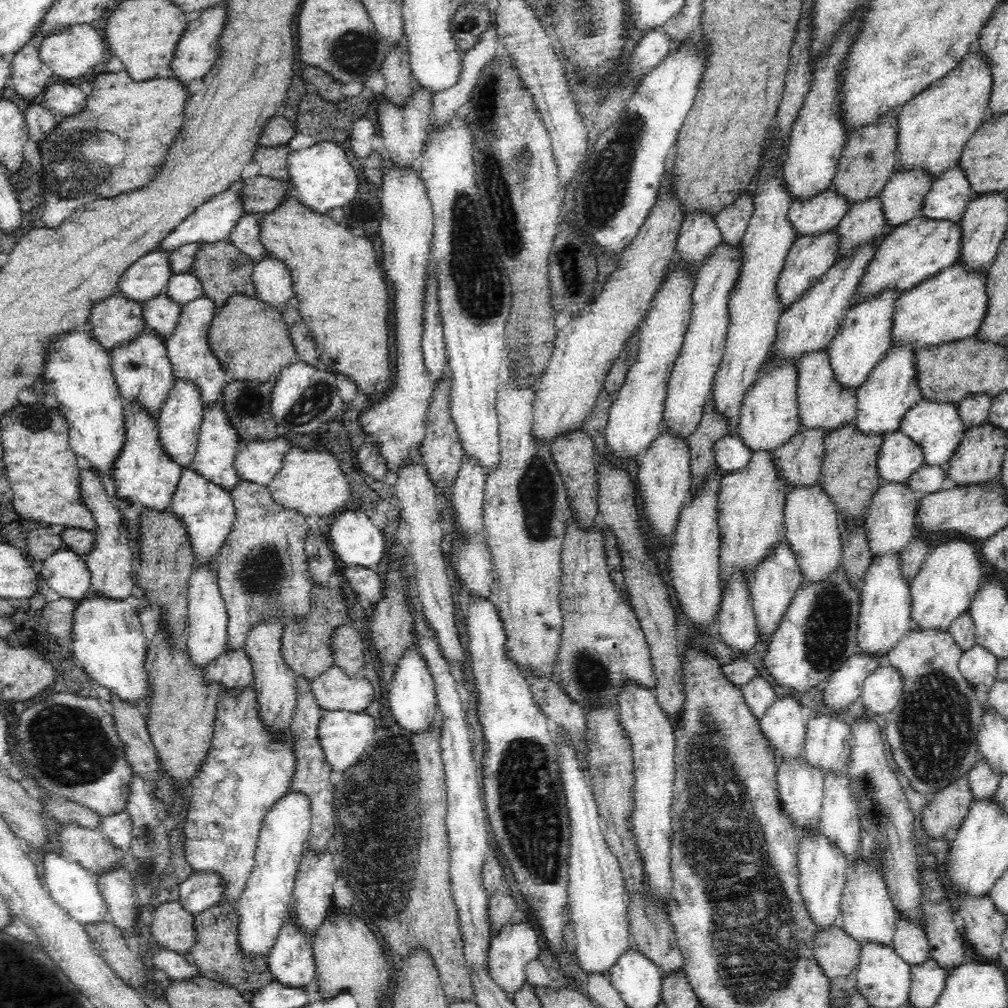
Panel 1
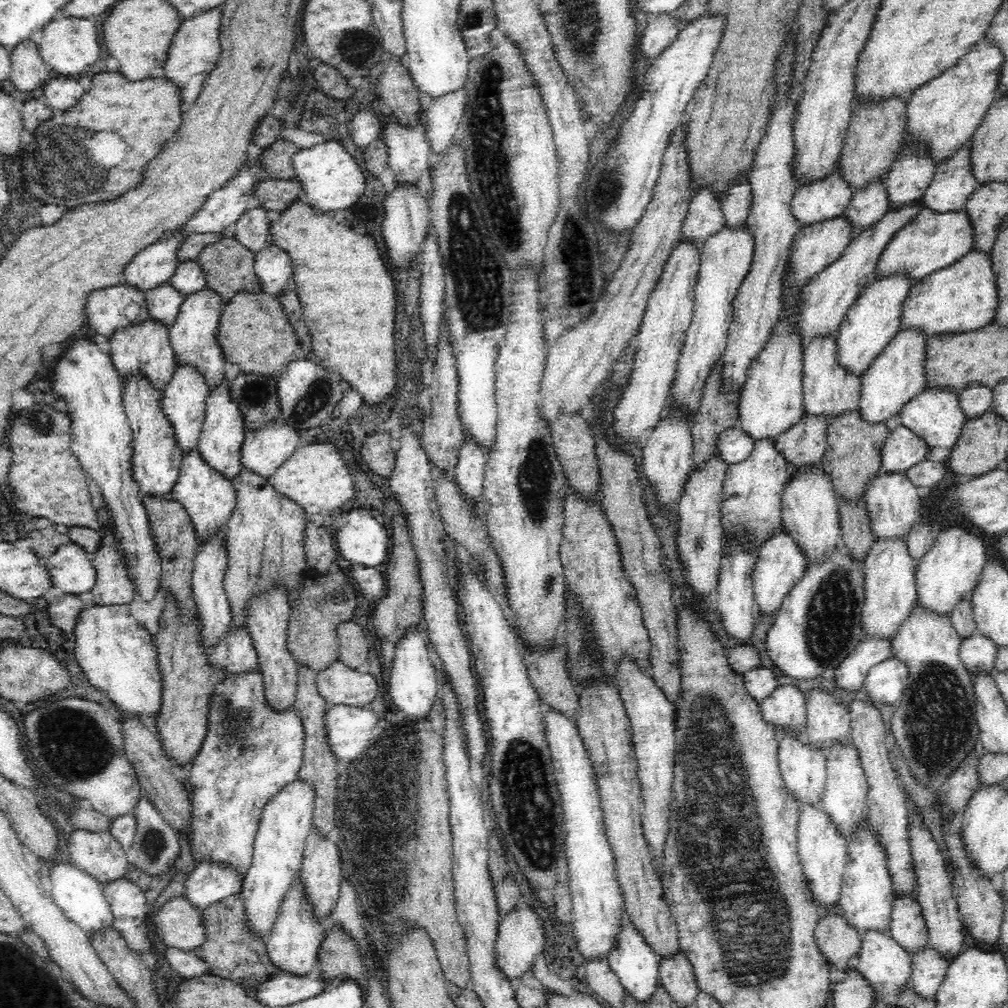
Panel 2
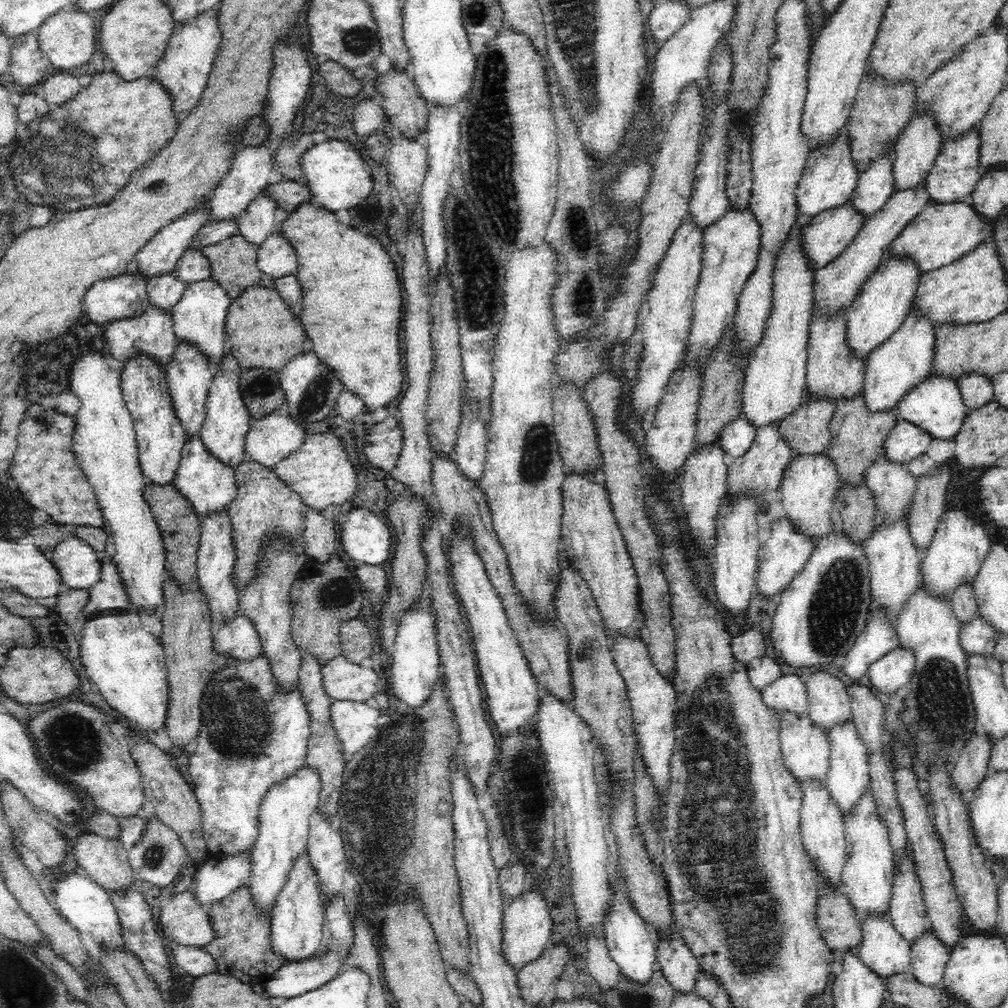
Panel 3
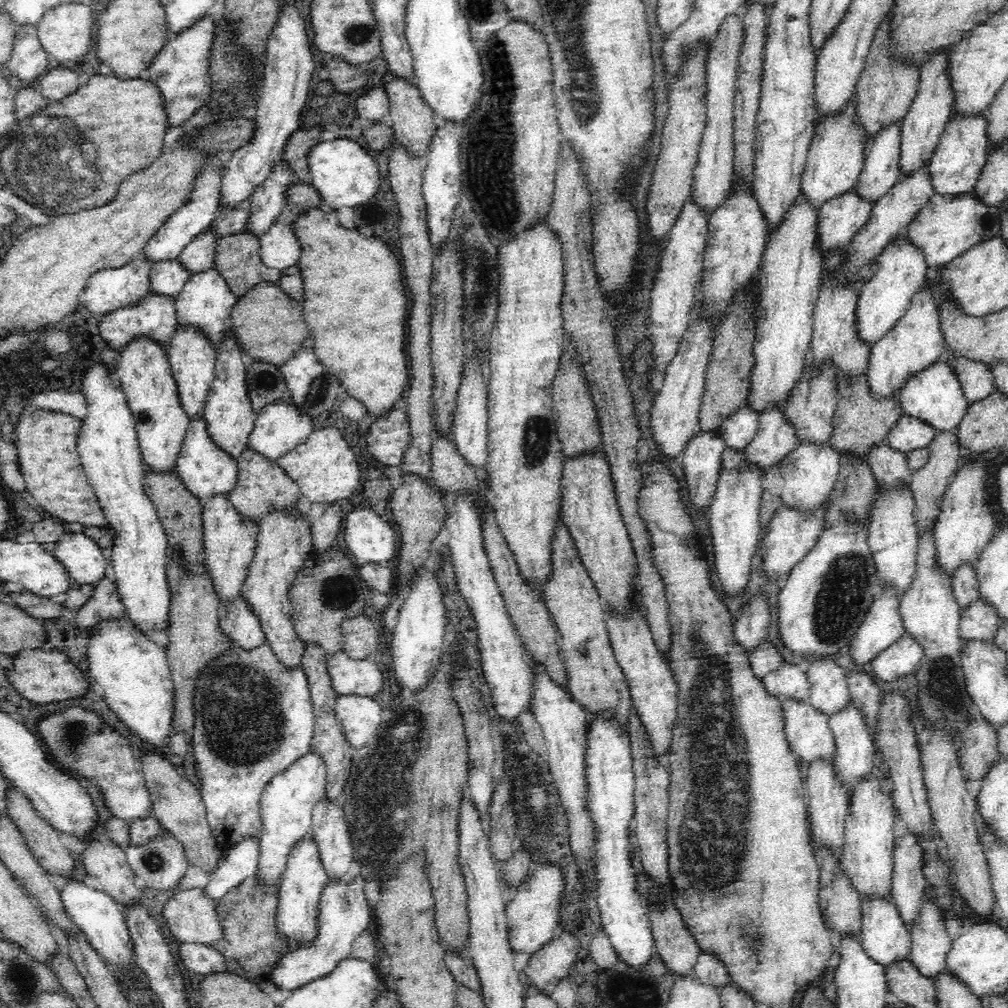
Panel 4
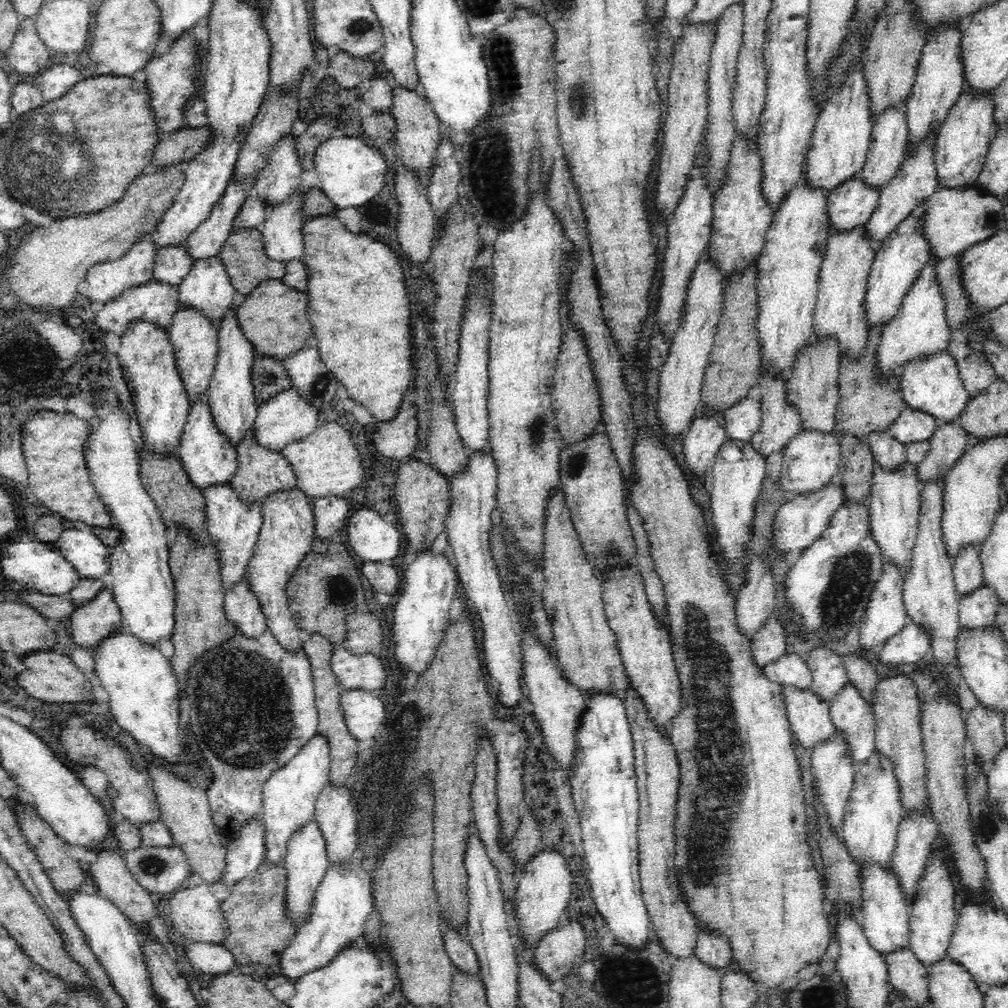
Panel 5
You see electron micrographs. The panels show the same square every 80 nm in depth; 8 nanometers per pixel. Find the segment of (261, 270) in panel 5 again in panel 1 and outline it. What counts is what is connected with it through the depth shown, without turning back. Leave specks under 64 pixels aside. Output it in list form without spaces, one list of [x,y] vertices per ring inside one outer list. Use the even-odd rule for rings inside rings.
[[[226,238],[221,241],[204,243],[202,248],[196,252],[196,260],[194,260],[191,270],[195,272],[202,282],[203,295],[210,296],[217,307],[222,308],[228,298],[233,295],[255,296],[257,294],[256,286],[252,279],[254,266],[252,257],[242,253],[234,243]]]

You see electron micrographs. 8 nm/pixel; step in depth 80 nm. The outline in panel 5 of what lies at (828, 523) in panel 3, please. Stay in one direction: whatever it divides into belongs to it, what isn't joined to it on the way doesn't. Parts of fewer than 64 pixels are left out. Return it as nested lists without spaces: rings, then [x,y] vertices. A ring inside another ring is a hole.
[[[801,427],[799,431],[796,431],[796,434],[793,434],[783,449],[779,482],[784,492],[788,494],[788,497],[791,497],[794,494],[813,491],[827,483],[832,476],[839,472],[841,454],[840,443],[834,430],[828,432]]]

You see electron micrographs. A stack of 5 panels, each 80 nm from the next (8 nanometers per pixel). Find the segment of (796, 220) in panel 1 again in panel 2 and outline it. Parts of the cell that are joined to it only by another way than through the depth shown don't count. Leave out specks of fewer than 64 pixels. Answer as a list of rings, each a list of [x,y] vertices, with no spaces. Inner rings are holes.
[[[836,162],[823,177],[814,177],[800,184],[791,202],[792,213],[804,225],[842,215],[853,194],[852,183]]]

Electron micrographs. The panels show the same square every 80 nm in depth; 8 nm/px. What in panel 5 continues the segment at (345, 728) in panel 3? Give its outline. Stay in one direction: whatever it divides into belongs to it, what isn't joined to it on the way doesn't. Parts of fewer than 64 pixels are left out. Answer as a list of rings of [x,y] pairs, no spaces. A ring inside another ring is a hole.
[[[343,689],[340,696],[340,705],[344,711],[344,720],[347,722],[350,733],[359,741],[372,740],[377,737],[386,718],[386,706],[378,698],[377,690]]]

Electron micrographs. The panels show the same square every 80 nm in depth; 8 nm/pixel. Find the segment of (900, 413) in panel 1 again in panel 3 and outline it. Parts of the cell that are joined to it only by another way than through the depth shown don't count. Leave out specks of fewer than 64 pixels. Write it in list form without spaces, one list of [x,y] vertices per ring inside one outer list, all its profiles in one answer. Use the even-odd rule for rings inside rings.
[[[913,308],[897,326],[896,332],[867,354],[862,389],[872,411],[894,409],[900,402],[899,398],[931,371],[937,351],[936,342],[935,323],[919,308]]]

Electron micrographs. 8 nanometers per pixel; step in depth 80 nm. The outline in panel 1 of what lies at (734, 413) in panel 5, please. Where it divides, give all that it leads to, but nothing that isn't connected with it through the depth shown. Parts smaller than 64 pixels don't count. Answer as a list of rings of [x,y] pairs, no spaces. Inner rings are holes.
[[[728,433],[715,444],[716,465],[726,474],[728,471],[742,468],[751,459],[752,449],[744,443],[739,433]]]

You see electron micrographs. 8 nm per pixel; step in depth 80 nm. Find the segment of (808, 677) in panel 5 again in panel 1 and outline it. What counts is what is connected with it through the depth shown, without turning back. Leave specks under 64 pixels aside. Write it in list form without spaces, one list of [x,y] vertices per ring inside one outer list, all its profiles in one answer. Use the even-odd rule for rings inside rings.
[[[796,694],[776,697],[760,718],[764,737],[775,751],[775,758],[796,758],[805,750],[805,734],[809,713],[800,704]]]

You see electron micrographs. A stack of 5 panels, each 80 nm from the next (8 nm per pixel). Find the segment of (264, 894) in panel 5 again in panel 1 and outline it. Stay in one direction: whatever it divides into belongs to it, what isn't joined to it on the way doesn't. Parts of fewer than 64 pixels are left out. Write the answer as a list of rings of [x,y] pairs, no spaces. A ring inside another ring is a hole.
[[[220,902],[194,915],[198,940],[185,953],[189,963],[198,965],[200,976],[235,986],[241,993],[245,990],[256,992],[261,986],[272,981],[272,971],[268,967],[267,955],[244,953],[240,949],[240,915],[237,902]]]

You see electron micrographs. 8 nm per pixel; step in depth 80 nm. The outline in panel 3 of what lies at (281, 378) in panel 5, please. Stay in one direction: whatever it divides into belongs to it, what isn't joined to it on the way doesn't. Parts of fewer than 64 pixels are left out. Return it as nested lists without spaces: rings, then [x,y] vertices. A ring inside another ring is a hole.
[[[243,367],[240,390],[251,417],[256,420],[286,404],[286,393],[277,371],[264,367]]]

